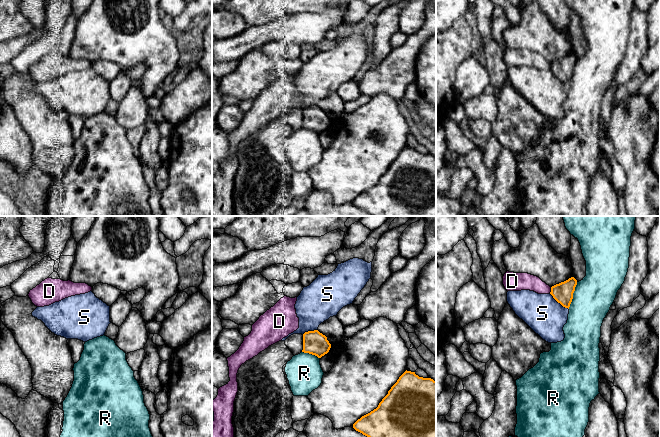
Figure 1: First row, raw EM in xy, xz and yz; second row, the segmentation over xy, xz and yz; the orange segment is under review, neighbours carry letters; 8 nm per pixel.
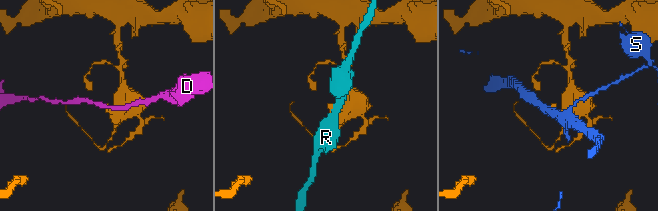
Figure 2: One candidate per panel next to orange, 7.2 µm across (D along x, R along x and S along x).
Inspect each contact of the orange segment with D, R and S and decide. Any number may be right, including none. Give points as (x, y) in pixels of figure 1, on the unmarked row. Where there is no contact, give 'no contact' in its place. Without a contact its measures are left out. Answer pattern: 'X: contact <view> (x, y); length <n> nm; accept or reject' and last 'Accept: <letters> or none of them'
D: contact yz (551, 66); length 50 nm; reject
R: contact yz (572, 71); length 220 nm; reject
S: contact yz (559, 78); length 200 nm; reject
Accept: none of them

